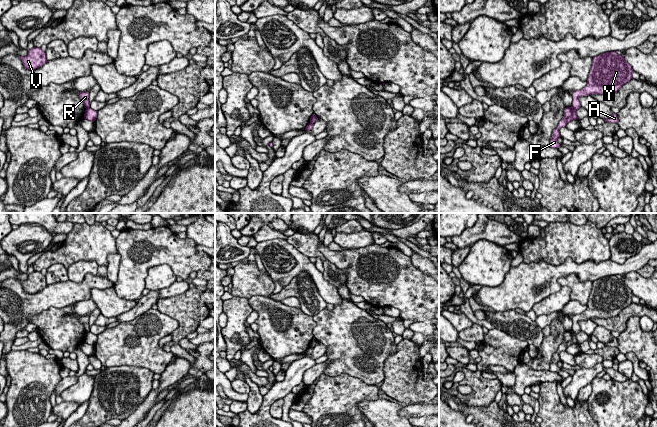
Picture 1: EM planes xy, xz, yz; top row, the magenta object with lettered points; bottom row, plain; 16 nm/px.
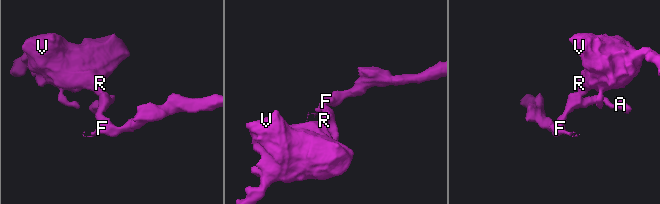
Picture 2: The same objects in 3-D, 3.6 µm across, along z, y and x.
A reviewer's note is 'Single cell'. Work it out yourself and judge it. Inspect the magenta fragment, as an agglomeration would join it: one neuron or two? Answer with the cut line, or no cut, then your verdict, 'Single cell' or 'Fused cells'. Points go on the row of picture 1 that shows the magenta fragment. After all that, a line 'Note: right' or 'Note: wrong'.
Split along yz (571, 106), (575, 110). Fused cells
Note: wrong

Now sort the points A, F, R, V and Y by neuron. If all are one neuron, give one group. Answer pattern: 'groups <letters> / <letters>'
groups A F / R V Y

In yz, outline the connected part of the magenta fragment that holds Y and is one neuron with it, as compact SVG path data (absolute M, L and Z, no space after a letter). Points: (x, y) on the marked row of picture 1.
M616 51L606 52L593 57L587 85L572 93L572 107L581 107L579 98L591 94L609 95L616 93L632 79L633 69Z

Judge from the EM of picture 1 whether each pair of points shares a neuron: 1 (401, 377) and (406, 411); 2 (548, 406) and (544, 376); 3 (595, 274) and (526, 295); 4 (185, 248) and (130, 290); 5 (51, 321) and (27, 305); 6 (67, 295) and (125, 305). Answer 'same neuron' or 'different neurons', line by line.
1: different neurons
2: different neurons
3: same neuron
4: same neuron
5: different neurons
6: different neurons

